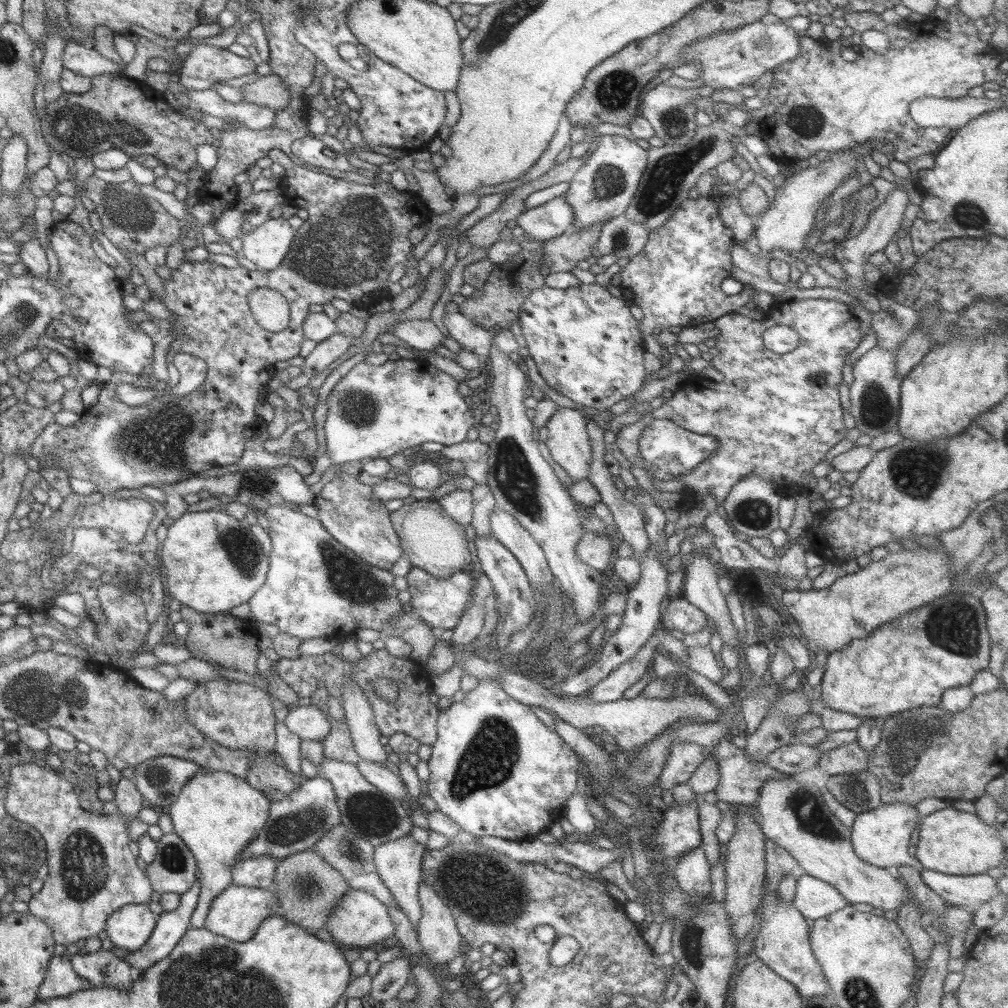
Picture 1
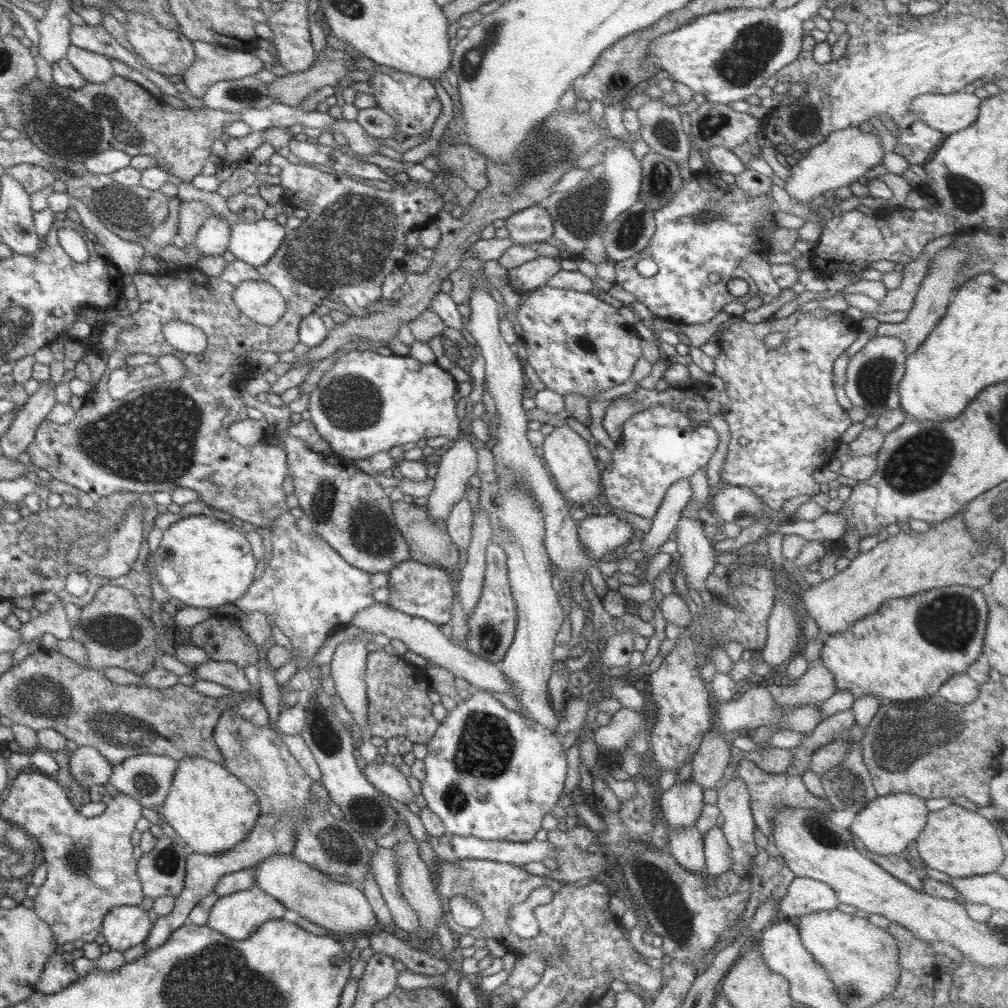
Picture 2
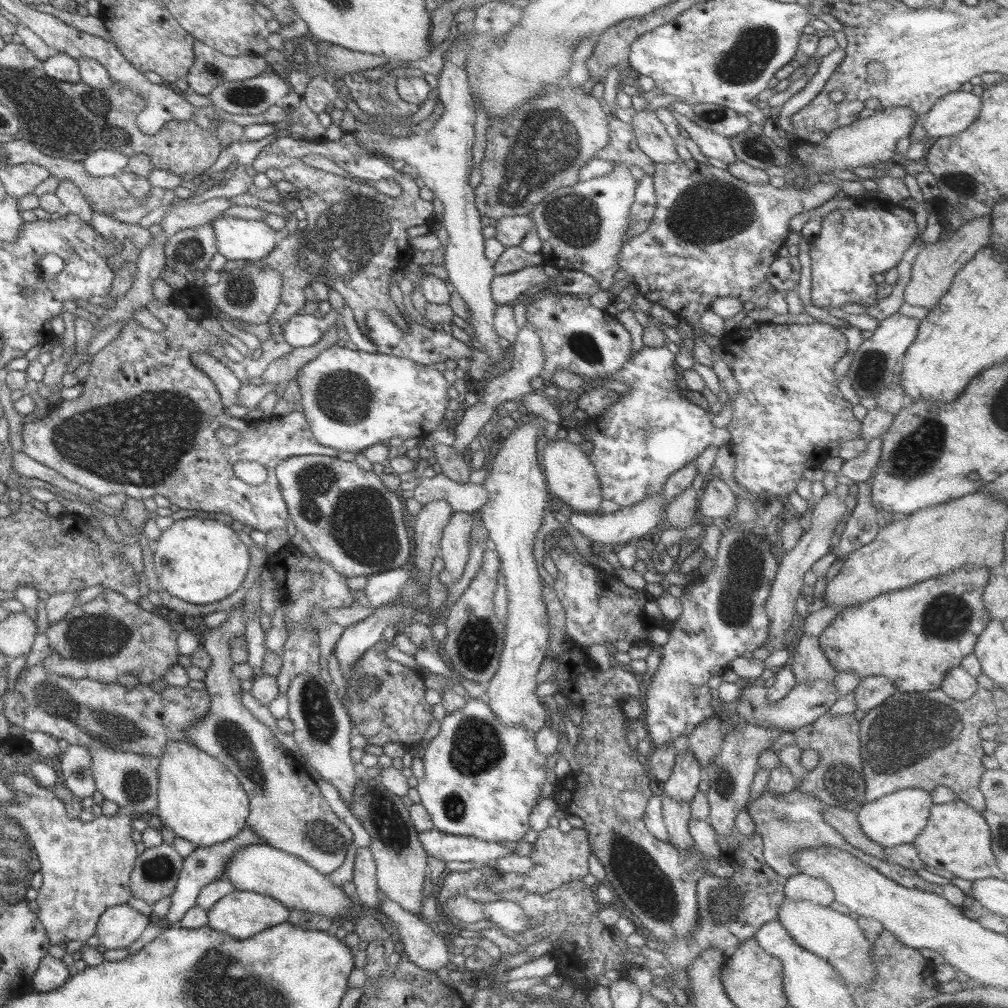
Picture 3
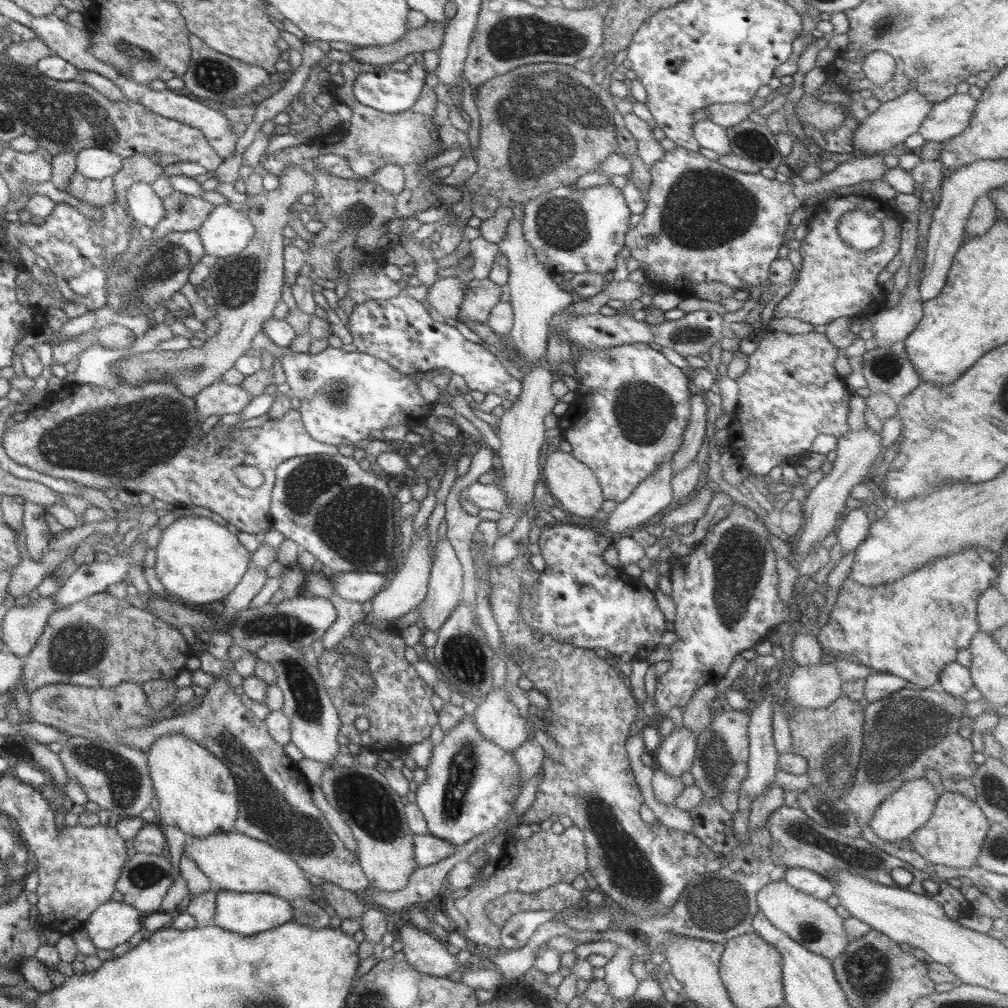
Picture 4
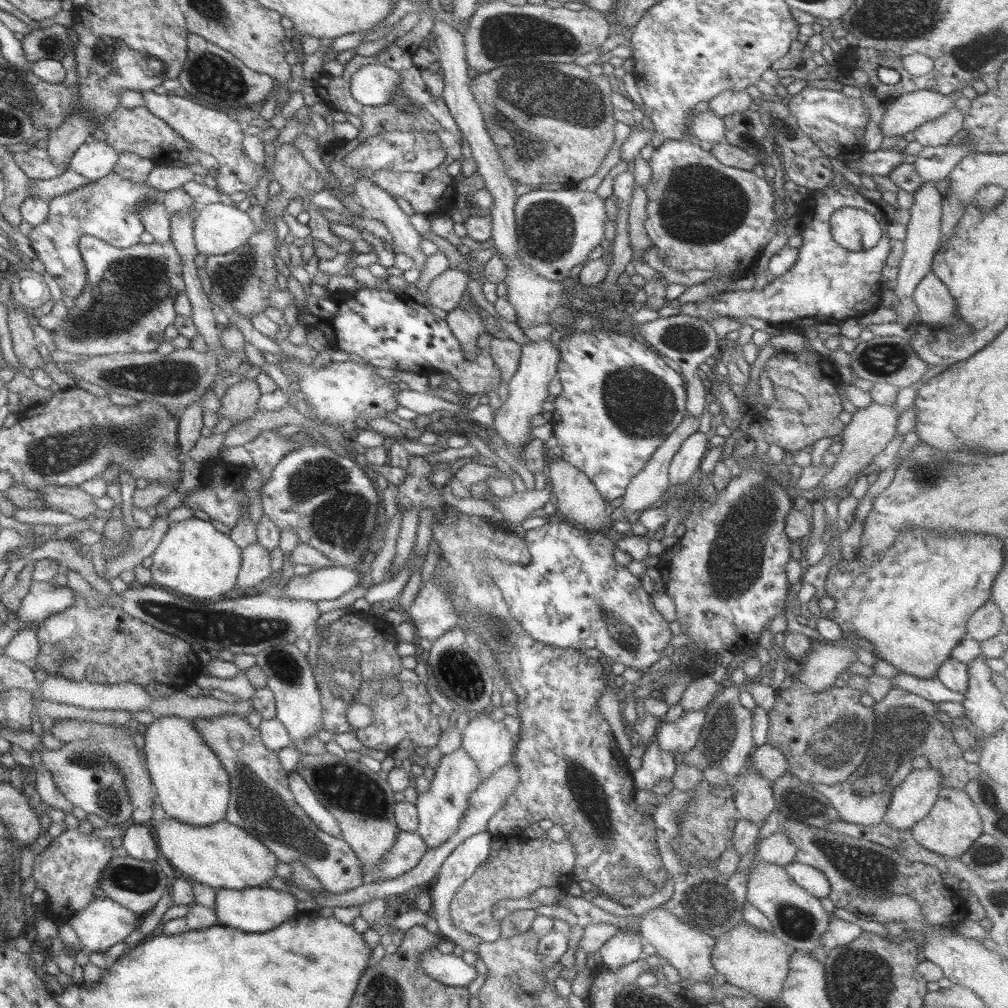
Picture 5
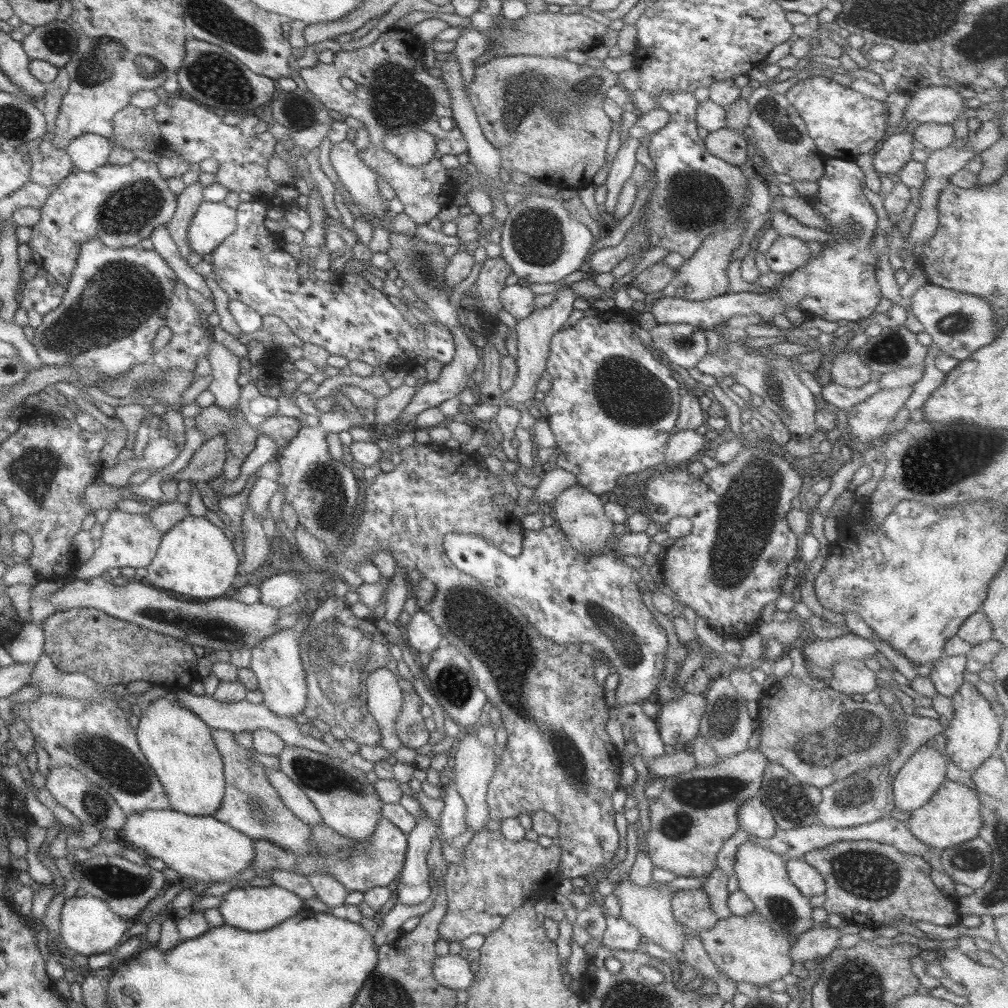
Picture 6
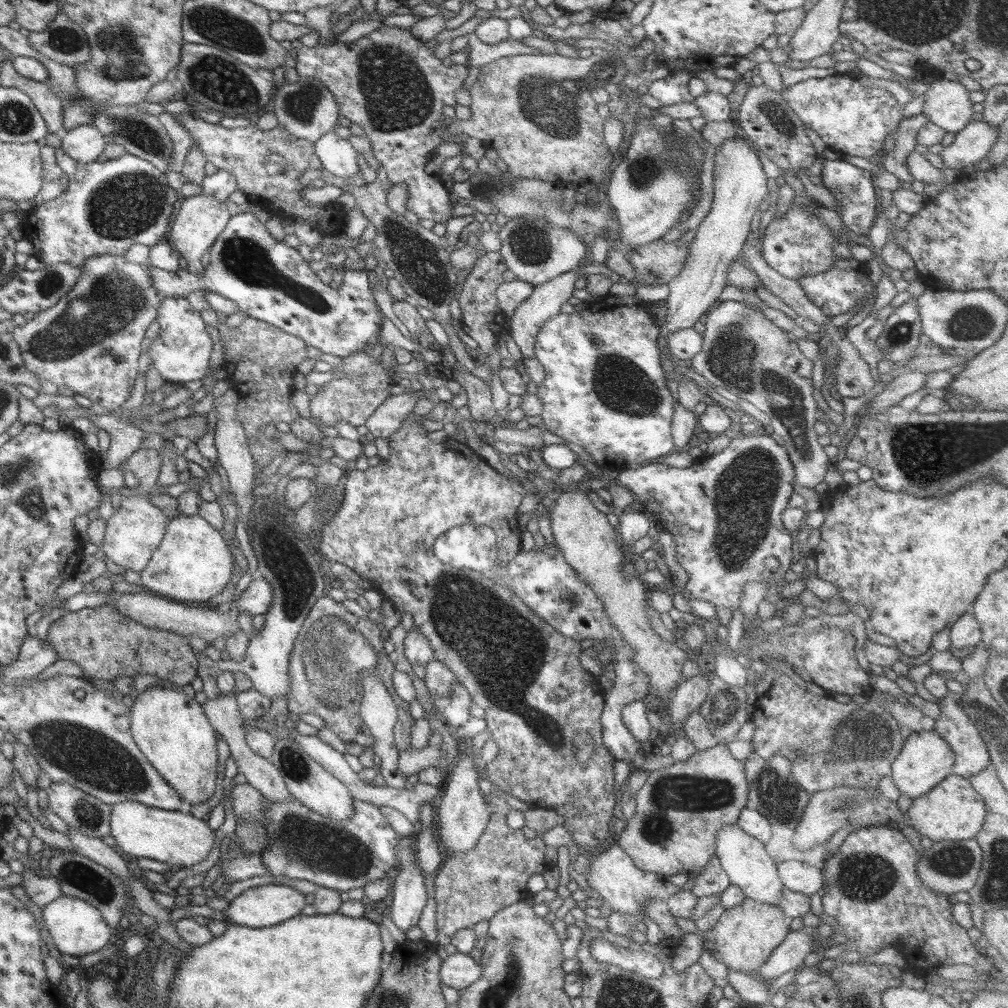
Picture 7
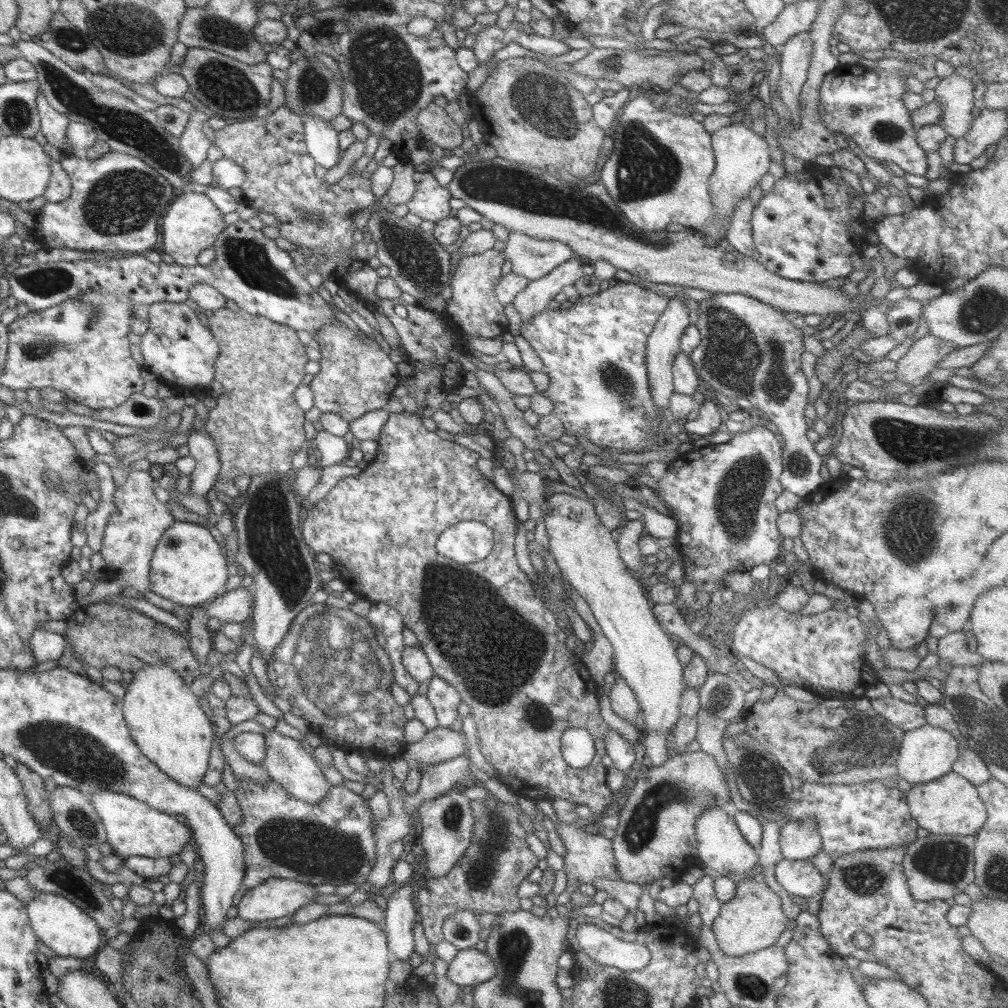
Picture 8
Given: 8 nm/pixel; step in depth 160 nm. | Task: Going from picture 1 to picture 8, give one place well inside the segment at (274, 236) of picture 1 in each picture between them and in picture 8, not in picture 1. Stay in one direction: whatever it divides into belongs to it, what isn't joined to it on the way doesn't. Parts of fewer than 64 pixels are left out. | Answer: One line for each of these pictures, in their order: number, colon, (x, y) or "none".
2: (255, 243)
3: (247, 240)
4: (225, 232)
5: (217, 228)
6: (212, 222)
7: (197, 220)
8: (190, 224)

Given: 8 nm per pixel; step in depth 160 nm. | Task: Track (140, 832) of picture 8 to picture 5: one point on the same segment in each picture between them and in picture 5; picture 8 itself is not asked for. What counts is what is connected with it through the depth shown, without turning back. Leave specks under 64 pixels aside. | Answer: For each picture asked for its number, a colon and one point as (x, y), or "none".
5: (223, 856)
6: (199, 848)
7: (175, 838)

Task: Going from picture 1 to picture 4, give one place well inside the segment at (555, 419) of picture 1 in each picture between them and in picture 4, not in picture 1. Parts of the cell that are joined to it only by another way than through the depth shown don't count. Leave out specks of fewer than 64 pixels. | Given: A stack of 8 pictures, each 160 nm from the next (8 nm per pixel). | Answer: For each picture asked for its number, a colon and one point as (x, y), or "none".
2: (570, 460)
3: (569, 475)
4: (575, 489)

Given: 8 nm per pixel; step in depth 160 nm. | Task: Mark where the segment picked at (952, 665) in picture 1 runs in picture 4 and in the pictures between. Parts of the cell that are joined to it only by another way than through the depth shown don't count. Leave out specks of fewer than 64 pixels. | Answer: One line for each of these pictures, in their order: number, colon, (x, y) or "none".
2: (908, 648)
3: (914, 636)
4: (911, 628)

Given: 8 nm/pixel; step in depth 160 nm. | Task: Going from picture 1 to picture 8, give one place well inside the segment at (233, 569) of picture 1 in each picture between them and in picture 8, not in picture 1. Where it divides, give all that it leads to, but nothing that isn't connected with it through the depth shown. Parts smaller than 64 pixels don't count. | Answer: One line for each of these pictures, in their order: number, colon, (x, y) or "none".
2: (201, 561)
3: (199, 561)
4: (197, 560)
5: (193, 558)
6: (194, 559)
7: (192, 562)
8: (187, 566)

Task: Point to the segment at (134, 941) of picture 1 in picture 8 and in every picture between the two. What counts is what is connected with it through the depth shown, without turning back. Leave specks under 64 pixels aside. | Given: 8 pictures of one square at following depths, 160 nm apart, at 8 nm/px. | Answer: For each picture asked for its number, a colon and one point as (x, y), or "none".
2: (122, 927)
3: (118, 926)
4: (112, 923)
5: (102, 923)
6: (87, 926)
7: (76, 928)
8: (60, 925)

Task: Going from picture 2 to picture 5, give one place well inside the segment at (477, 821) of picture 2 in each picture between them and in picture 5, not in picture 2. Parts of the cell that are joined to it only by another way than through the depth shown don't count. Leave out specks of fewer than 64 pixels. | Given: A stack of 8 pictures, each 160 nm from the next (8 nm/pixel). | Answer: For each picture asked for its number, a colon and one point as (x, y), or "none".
3: (480, 778)
4: (470, 785)
5: (439, 808)

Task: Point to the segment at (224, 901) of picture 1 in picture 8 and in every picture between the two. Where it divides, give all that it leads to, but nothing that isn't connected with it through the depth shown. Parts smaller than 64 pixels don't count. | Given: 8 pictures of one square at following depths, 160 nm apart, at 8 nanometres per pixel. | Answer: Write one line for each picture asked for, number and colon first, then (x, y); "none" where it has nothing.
2: (236, 916)
3: (240, 914)
4: (247, 913)
5: (252, 909)
6: (252, 909)
7: (257, 907)
8: (275, 897)

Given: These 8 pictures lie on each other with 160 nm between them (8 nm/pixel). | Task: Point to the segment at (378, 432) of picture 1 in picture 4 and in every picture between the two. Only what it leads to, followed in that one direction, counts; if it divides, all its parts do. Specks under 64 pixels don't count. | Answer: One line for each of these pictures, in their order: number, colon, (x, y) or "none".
2: (366, 403)
3: (351, 399)
4: (343, 396)

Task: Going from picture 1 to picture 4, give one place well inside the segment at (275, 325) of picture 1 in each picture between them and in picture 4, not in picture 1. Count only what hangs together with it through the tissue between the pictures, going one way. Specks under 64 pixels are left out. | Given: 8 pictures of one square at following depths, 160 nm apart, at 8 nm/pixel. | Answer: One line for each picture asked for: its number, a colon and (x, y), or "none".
2: (258, 301)
3: (249, 293)
4: (245, 288)

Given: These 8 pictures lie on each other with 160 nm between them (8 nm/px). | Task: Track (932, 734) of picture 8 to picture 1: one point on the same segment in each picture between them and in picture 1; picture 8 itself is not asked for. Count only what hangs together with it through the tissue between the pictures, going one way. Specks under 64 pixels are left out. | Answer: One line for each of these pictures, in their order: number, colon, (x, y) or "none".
1: (879, 837)
2: (886, 825)
3: (896, 818)
4: (903, 811)
5: (910, 801)
6: (920, 776)
7: (924, 759)

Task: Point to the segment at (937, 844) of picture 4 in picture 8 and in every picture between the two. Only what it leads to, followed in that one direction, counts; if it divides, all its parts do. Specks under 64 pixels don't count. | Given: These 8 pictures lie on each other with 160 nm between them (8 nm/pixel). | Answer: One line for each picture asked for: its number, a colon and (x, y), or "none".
5: (952, 824)
6: (950, 817)
7: (951, 810)
8: (950, 805)

